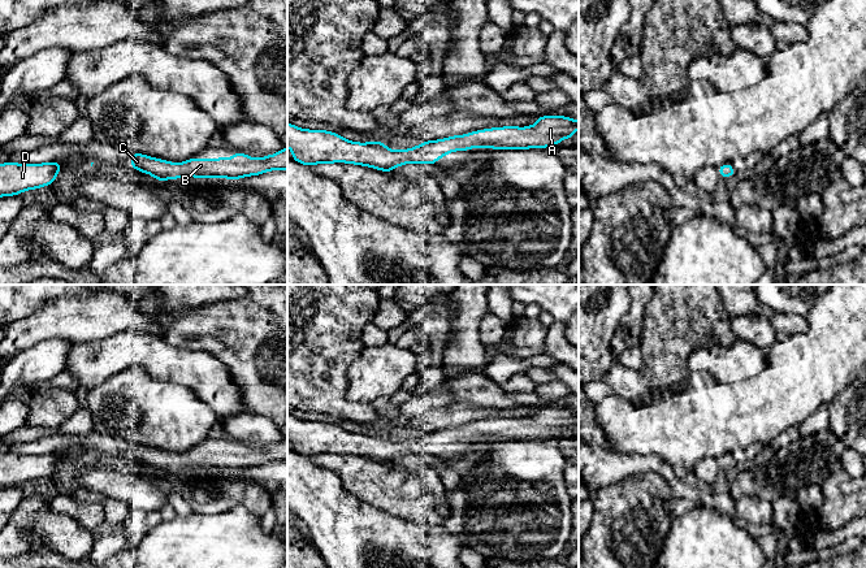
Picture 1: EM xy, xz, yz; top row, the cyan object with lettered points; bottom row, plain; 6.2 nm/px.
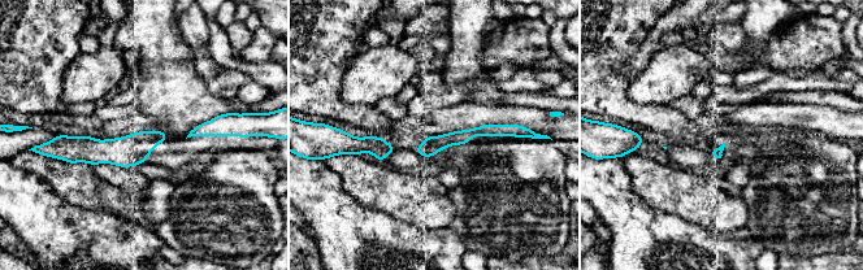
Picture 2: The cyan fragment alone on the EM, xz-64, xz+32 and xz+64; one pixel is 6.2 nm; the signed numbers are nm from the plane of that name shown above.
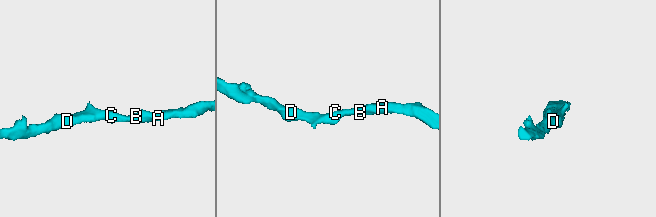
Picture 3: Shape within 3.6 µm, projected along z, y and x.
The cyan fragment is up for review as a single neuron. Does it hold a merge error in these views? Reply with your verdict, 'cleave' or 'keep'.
keep

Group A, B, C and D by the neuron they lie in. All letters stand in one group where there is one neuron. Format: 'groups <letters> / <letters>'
groups A B C D

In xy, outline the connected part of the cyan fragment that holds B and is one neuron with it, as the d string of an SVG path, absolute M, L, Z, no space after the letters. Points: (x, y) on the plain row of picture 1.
M287 437L285 441L263 450L252 450L248 446L234 443L230 450L192 448L178 455L142 445L131 445L130 456L138 463L151 465L157 472L186 468L239 471L269 461L287 461Z

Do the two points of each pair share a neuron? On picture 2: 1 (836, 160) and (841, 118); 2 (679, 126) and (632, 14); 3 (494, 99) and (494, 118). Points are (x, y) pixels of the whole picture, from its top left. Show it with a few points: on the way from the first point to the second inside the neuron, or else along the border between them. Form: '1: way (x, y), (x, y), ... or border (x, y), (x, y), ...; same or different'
1: border (809, 131), (819, 131), (840, 138), (844, 142); different
2: way (644, 114), (634, 113), (608, 87), (610, 49); same
3: border (464, 101), (485, 105), (506, 104); different

